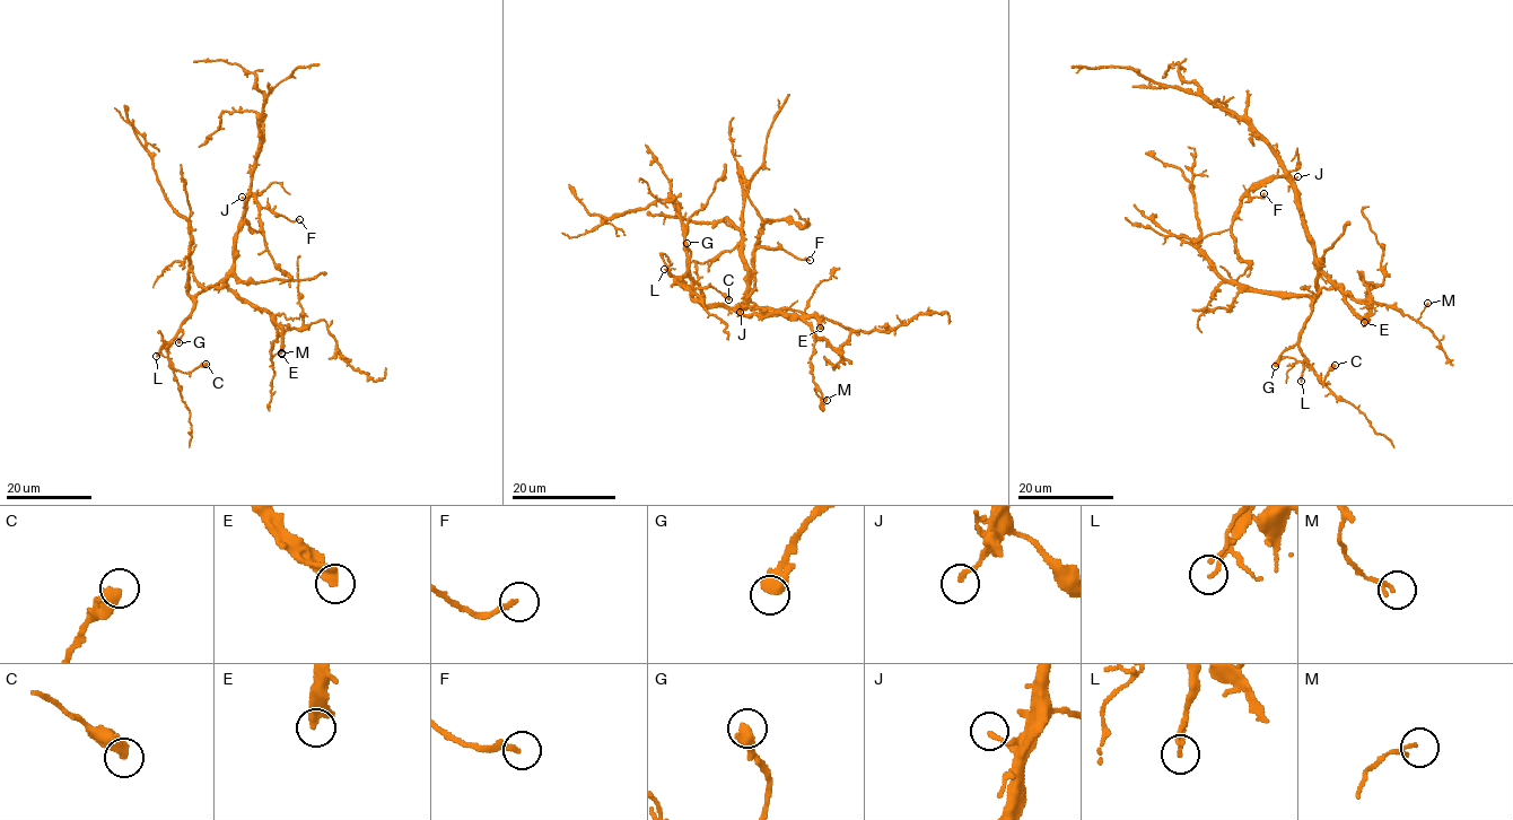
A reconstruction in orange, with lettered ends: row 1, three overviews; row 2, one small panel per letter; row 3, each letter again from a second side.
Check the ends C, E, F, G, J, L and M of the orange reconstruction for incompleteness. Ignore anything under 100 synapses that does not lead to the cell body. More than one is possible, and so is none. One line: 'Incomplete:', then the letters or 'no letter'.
Incomplete: E

